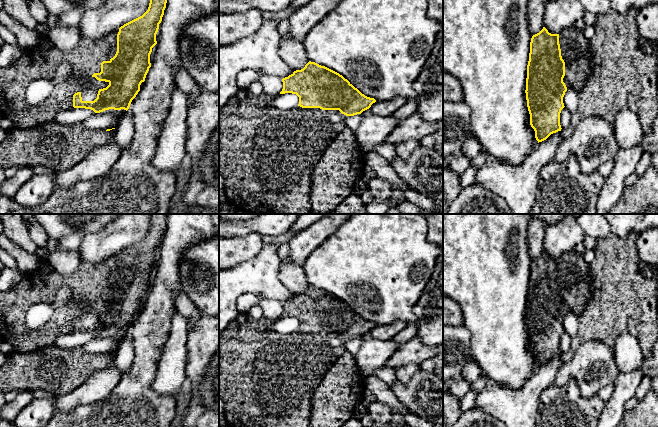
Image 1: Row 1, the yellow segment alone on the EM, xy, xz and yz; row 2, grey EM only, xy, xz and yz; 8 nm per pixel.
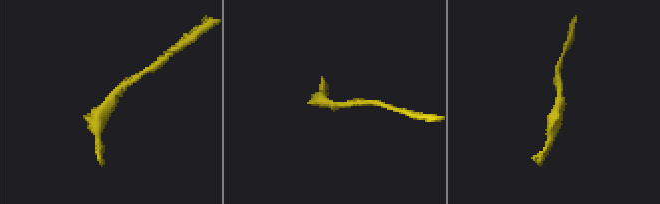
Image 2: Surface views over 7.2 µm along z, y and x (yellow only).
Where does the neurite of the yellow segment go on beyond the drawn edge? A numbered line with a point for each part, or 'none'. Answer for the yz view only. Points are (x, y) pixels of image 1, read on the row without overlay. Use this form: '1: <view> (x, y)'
1: yz (576, 275)

